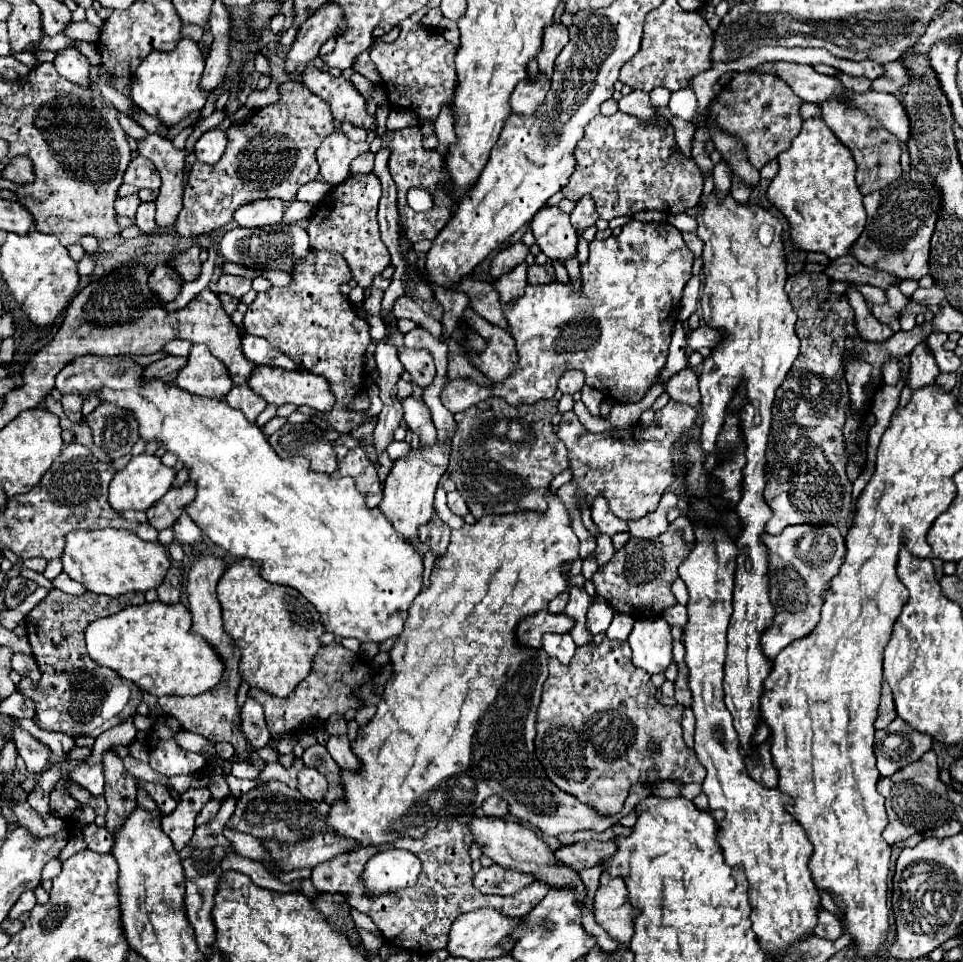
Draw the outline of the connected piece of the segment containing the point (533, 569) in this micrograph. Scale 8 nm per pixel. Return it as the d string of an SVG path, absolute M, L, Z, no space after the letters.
M547 491L547 511L545 513L535 513L535 511L525 511L525 513L511 513L511 515L483 515L477 523L473 525L465 525L457 531L451 533L451 543L449 549L435 559L433 565L433 573L431 573L431 585L429 589L421 591L411 609L409 609L409 617L405 621L405 629L403 633L397 637L393 649L389 651L391 657L391 667L393 673L389 677L389 681L385 683L381 701L377 705L377 713L375 717L359 727L359 733L355 737L355 741L351 743L351 749L357 753L359 761L361 761L361 769L359 771L341 771L341 789L343 795L339 799L333 801L329 815L327 815L327 831L345 837L345 839L353 839L355 841L355 849L359 847L379 847L379 845L393 845L399 837L411 837L411 839L423 839L427 835L429 829L433 829L435 825L443 823L443 821L451 821L453 817L461 817L465 813L475 813L481 803L491 797L491 795L499 795L509 803L509 813L515 815L517 819L523 819L527 823L531 823L533 827L541 829L545 835L557 837L561 833L575 833L575 831L585 831L585 829L593 829L593 831L605 831L611 825L619 823L621 817L625 817L627 813L631 813L631 809L649 795L645 785L633 785L629 797L625 799L625 805L619 813L615 815L601 815L595 809L591 809L589 805L581 803L577 797L561 791L557 785L553 785L547 775L543 765L537 761L535 751L533 751L533 737L535 737L535 717L537 717L537 707L541 701L541 689L543 683L547 679L547 653L543 653L543 649L527 649L523 645L519 645L515 641L515 631L519 621L523 621L523 617L529 617L531 613L543 611L547 609L547 603L557 597L567 589L569 578L567 573L563 571L563 563L573 563L579 557L579 540L577 535L573 533L571 527L571 515L567 511L567 507L563 505L563 501L557 497L557 491Z

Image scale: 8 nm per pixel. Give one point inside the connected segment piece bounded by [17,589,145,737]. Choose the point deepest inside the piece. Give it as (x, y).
(77, 696)

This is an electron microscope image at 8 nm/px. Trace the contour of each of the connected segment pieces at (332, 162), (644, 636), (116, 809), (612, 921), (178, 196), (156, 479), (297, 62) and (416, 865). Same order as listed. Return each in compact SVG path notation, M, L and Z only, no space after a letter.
M341 129L331 133L317 149L317 163L321 167L323 181L329 185L339 185L343 179L347 179L351 161L367 149L367 143L349 141Z
M663 617L635 621L627 641L633 649L633 665L651 675L663 673L673 663L671 631Z
M107 749L103 753L103 765L105 765L105 799L109 807L105 817L107 829L113 833L113 829L121 827L123 817L135 809L137 783L131 775L127 775L123 759L113 749Z
M603 871L593 907L595 907L595 921L617 943L629 945L633 937L633 919L637 909L631 905L627 897L625 881L619 877L611 877L607 871Z
M147 135L139 141L139 155L151 159L161 173L163 185L155 201L155 221L159 229L169 229L175 225L179 209L183 209L183 169L187 153L159 135Z
M147 453L135 455L125 469L115 473L109 485L109 505L115 511L129 511L129 509L147 511L157 499L161 499L171 489L175 477L177 477L175 467L165 467L157 455L147 455Z
M327 3L321 11L311 15L301 29L285 57L285 73L297 73L301 65L311 63L319 53L319 47L335 35L337 27L343 23L343 9L337 3Z
M403 849L377 853L365 865L363 883L371 891L389 891L413 887L421 873L421 861Z

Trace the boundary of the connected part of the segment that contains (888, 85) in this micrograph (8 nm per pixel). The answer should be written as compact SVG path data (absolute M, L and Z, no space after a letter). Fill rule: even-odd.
M901 61L895 63L887 63L885 67L885 75L875 79L873 83L873 91L883 91L883 93L899 93L899 89L903 89L903 85L907 81L911 81L911 73L907 73L907 69L903 69Z

